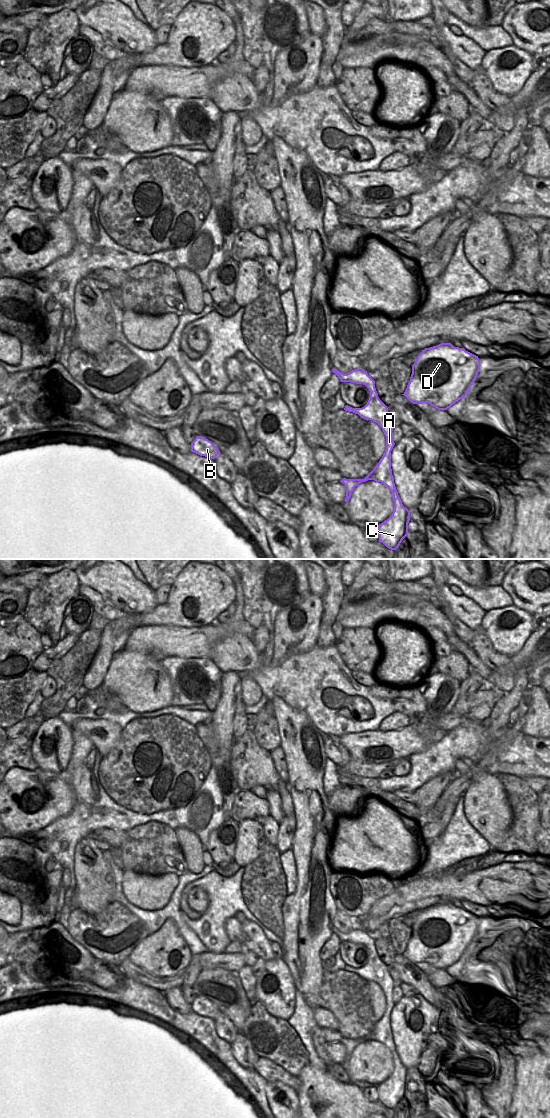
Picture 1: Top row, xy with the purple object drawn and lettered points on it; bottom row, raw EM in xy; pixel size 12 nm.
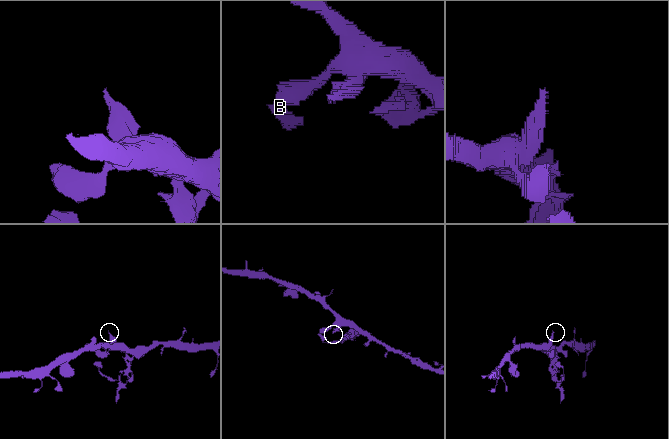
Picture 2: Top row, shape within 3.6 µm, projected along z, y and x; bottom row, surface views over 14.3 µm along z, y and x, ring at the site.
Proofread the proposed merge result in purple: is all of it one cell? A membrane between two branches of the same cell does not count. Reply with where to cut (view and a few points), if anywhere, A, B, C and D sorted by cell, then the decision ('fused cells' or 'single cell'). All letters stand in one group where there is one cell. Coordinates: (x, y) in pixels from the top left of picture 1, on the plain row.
cut in xy along (404, 952), (409, 953), (420, 962); A B C / D; fused cells

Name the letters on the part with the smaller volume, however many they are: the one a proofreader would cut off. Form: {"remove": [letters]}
{"remove": ["A", "B", "C"]}

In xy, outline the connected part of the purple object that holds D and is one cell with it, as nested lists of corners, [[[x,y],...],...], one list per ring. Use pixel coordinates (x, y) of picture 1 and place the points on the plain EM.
[[[441,903],[418,915],[404,953],[420,963],[447,970],[467,955],[479,931],[478,916],[451,903]]]

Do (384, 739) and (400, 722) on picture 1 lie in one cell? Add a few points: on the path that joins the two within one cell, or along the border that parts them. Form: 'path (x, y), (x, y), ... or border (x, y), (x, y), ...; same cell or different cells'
border (410, 723), (400, 729), (378, 729); different cells

